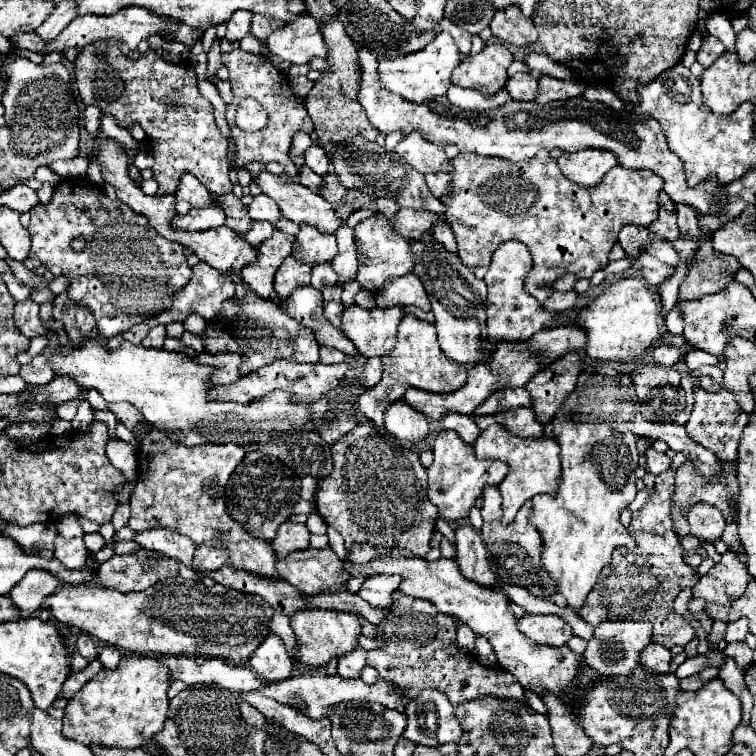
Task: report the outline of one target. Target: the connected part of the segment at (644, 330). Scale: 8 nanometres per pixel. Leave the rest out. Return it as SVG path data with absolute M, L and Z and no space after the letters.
M624 278L608 286L594 302L586 304L576 324L582 326L588 334L586 352L590 358L604 362L630 362L636 356L644 354L650 346L658 346L664 334L662 324L662 300L654 288L648 288L642 278Z

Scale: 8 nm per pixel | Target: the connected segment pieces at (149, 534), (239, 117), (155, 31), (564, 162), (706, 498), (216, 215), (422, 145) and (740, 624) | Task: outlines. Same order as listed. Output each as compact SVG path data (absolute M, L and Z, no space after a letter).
M156 528L156 530L138 532L134 540L146 550L154 550L154 552L160 552L164 556L176 558L182 564L186 564L188 568L194 566L196 544L190 542L190 538L186 538L186 536L180 536L178 532L172 532L168 528L166 530Z
M245 98L236 115L236 125L245 132L255 132L266 126L266 110L253 98Z
M128 6L124 10L120 10L118 14L112 16L98 16L98 14L82 14L76 16L52 42L44 42L34 30L32 32L20 32L14 34L14 38L10 38L12 46L18 50L32 50L32 52L40 52L40 54L48 54L48 52L64 52L66 48L84 48L90 42L100 42L100 40L120 40L124 44L128 44L128 48L134 52L138 48L138 44L150 36L162 36L164 40L172 42L176 40L176 34L170 30L172 20L168 18L160 18L156 14L150 14L146 8L138 8L138 6Z
M586 148L578 152L564 152L558 158L558 166L566 178L580 186L598 186L602 178L618 164L614 152Z
M686 458L686 462L676 470L674 484L674 504L684 512L694 502L710 502L716 506L726 522L736 522L738 514L738 478L736 478L736 462L722 462L722 472L718 476L704 478L696 472L694 462Z
M204 206L204 208L194 208L186 216L176 214L172 220L174 228L180 230L208 230L208 228L218 228L226 224L226 214L220 206Z
M418 132L406 134L396 146L396 154L418 172L452 172L452 164L440 146L426 142Z
M736 620L736 622L728 624L724 640L726 642L738 642L738 640L744 640L746 634L748 634L748 622L746 620Z

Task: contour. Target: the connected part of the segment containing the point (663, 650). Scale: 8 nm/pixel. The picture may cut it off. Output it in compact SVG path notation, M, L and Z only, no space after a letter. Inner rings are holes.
M652 642L642 652L640 664L656 674L664 674L664 672L670 672L670 660L672 660L672 652L666 646Z

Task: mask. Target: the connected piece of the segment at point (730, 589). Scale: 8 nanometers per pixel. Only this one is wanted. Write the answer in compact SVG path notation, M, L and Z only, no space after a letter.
M728 550L708 574L700 576L700 582L694 586L694 596L714 604L730 604L734 598L744 594L750 580L752 576L740 562L738 554Z

